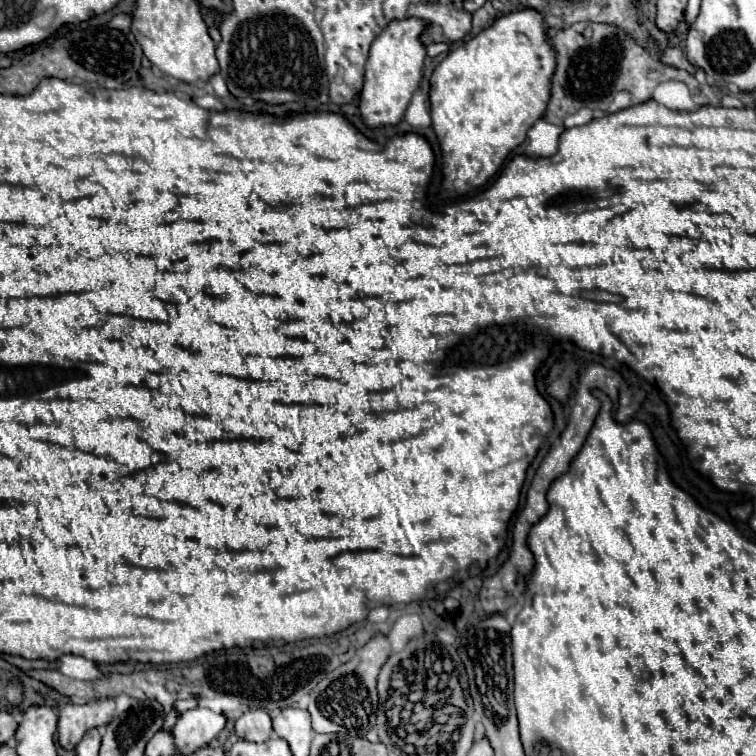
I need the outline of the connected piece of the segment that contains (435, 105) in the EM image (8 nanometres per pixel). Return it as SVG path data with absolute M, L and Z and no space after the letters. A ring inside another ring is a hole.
M522 9L500 15L476 37L452 49L430 77L430 113L432 127L442 149L442 195L464 195L482 187L504 163L504 159L526 141L526 131L544 115L556 71L556 51L548 37L544 15L536 9Z

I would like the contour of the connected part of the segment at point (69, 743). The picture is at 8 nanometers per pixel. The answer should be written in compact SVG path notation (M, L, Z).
M114 699L84 705L64 705L58 713L58 741L62 749L72 751L84 733L94 727L106 727L116 711Z

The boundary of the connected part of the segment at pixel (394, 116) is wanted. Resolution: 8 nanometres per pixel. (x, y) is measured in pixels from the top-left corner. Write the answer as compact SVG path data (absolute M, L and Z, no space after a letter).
M418 17L394 19L386 29L376 37L370 47L370 57L366 63L366 79L360 91L360 113L368 127L396 125L422 79L422 65L426 57L426 45L422 43L422 33L428 29L428 23Z

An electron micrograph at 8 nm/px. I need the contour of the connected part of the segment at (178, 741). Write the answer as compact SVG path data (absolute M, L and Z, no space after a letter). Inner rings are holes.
M190 709L182 713L172 729L174 745L180 755L192 755L194 751L210 745L216 735L224 729L224 715L218 715L210 709Z

